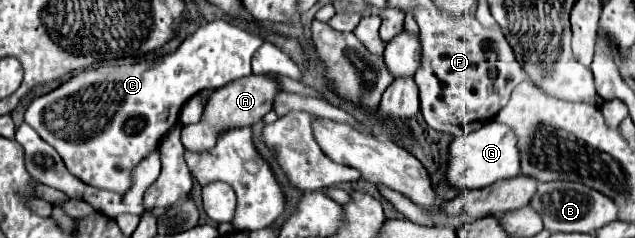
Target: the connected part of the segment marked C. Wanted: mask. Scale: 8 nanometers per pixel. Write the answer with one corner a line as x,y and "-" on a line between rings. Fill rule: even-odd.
226,21
206,23
196,33
188,35
172,53
130,65
102,65
96,69
78,71
54,91
36,97
26,109
26,123
58,151
66,169
74,177
98,189
126,193
132,187
132,169
148,157
160,145
164,135
178,123
182,105
202,89
218,89
240,77
248,77
252,73
250,59
262,43
264,41
258,35
252,35

